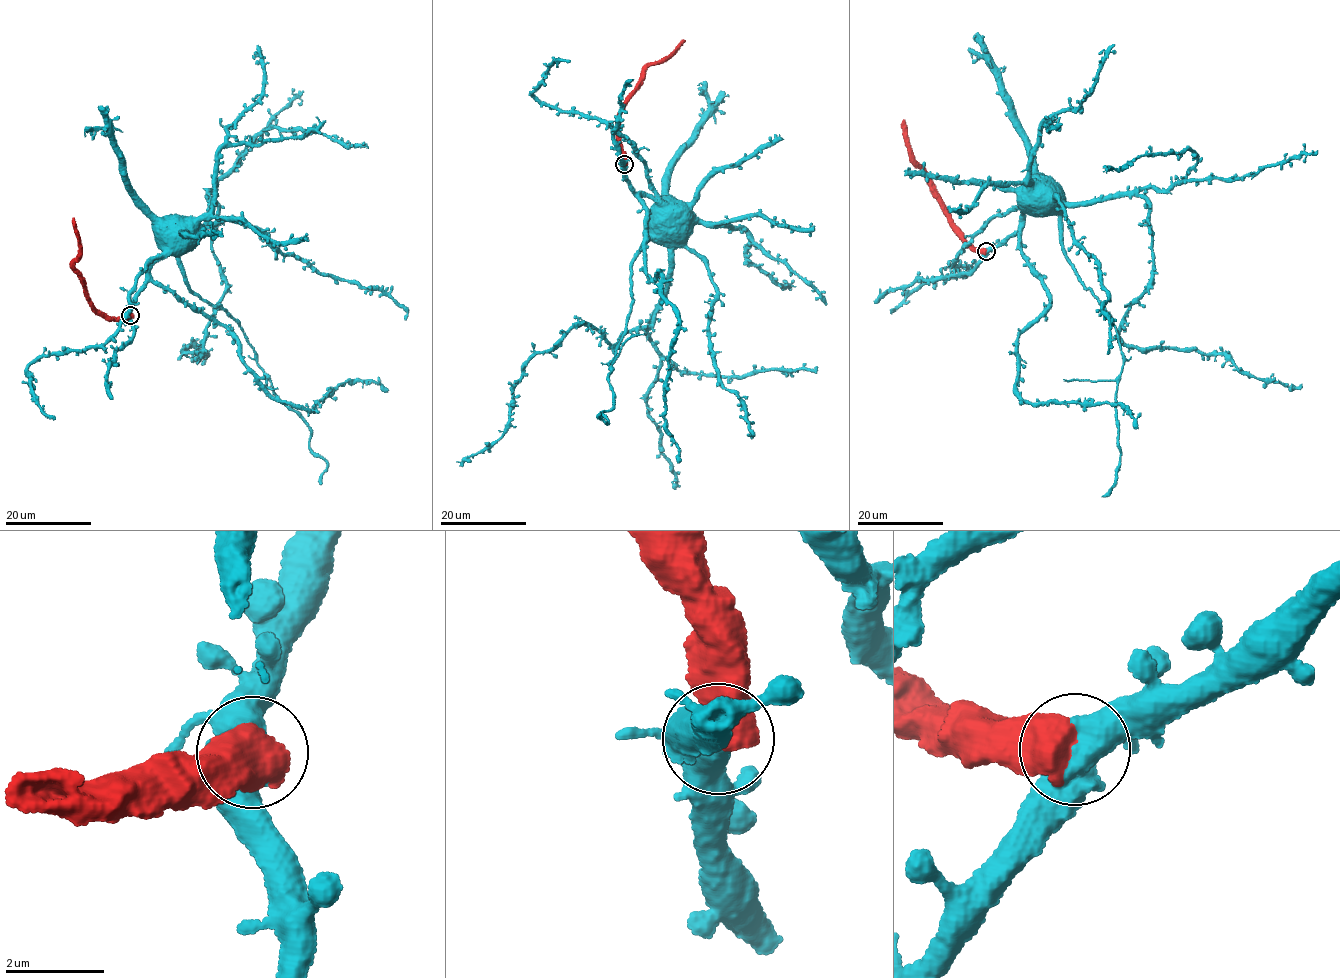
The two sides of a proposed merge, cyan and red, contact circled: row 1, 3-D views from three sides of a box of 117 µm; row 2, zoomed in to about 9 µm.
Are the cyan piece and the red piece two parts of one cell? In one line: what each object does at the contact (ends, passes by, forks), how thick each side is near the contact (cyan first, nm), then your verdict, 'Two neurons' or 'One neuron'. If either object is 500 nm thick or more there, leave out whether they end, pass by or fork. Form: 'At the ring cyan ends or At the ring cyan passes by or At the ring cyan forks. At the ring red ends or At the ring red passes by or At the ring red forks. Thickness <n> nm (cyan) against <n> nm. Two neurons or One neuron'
Thickness 600 nm (cyan) against 700 nm. Two neurons

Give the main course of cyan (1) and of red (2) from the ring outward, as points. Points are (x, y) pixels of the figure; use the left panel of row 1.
1: (131, 315), (145, 282), (147, 264), (162, 252), (165, 238)
2: (131, 315), (110, 320), (92, 304), (74, 266), (79, 238), (72, 218)

